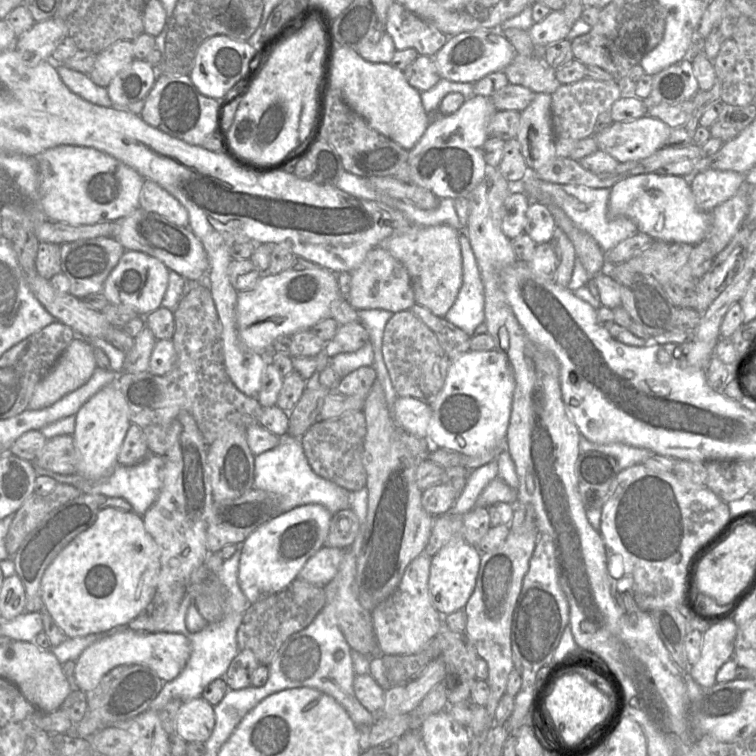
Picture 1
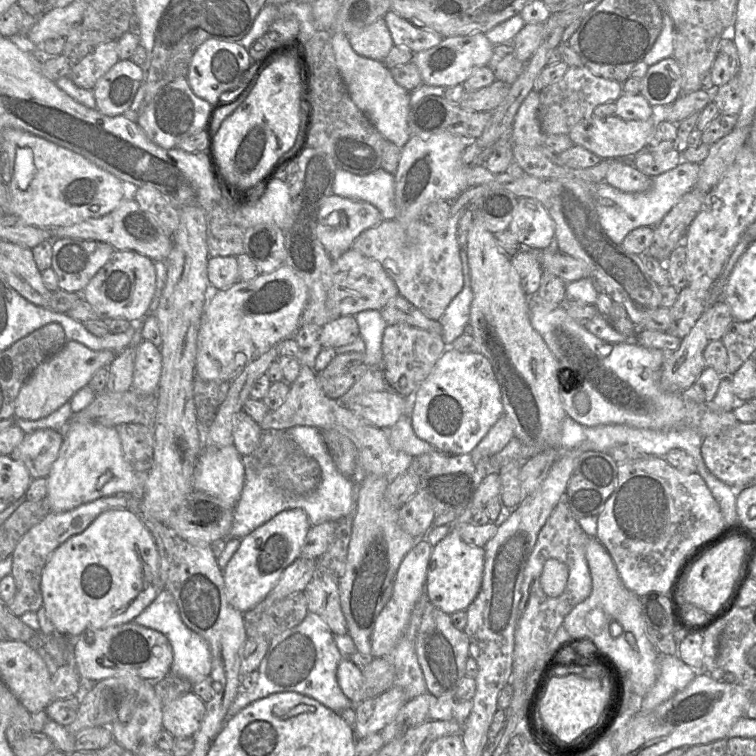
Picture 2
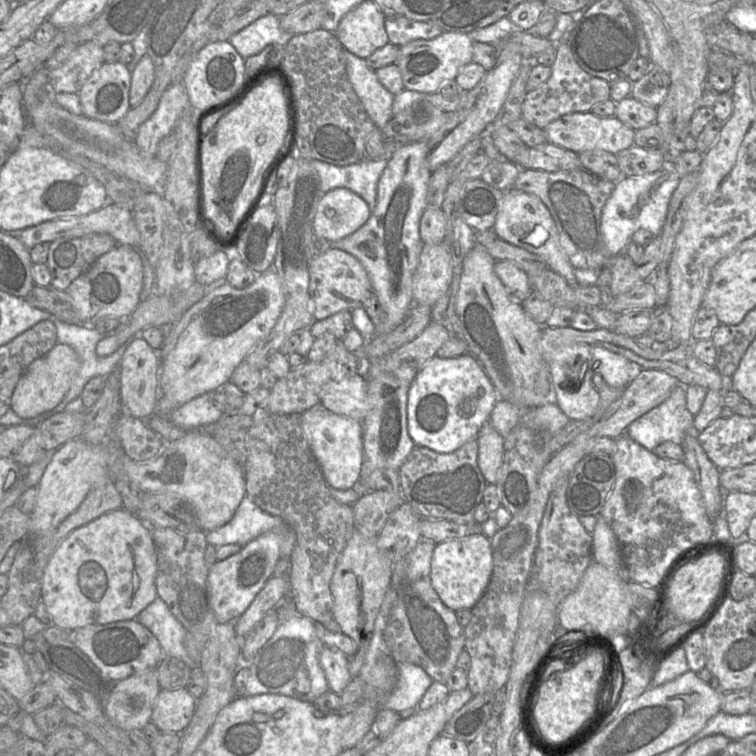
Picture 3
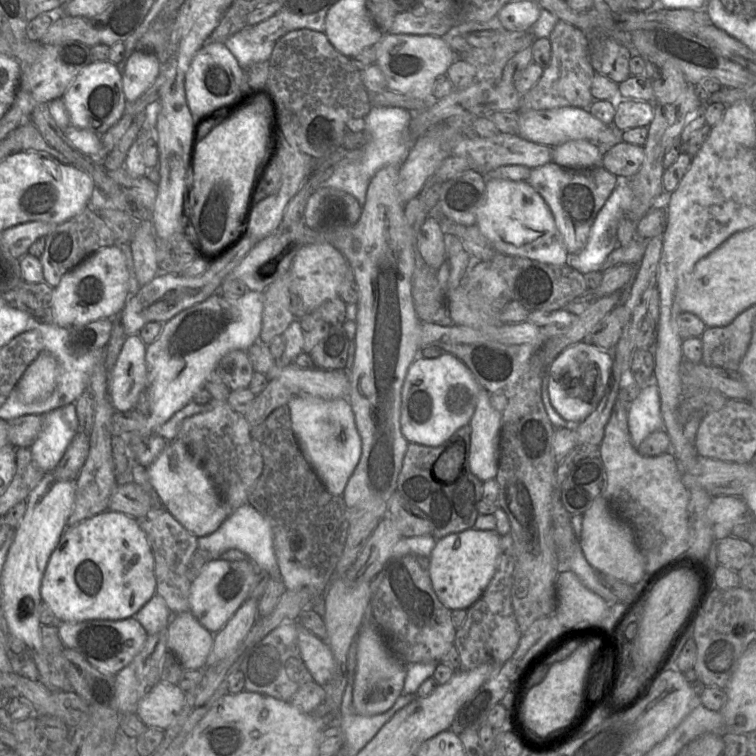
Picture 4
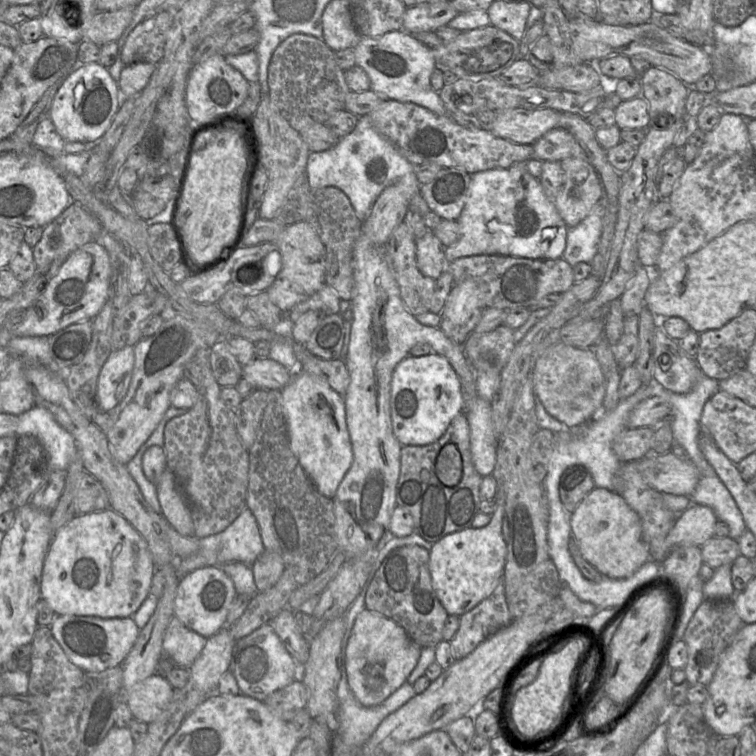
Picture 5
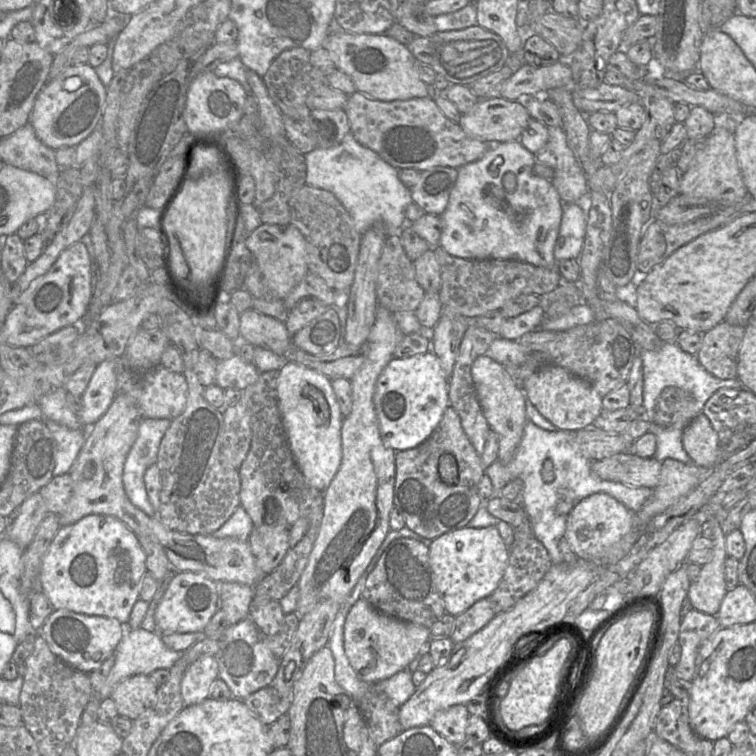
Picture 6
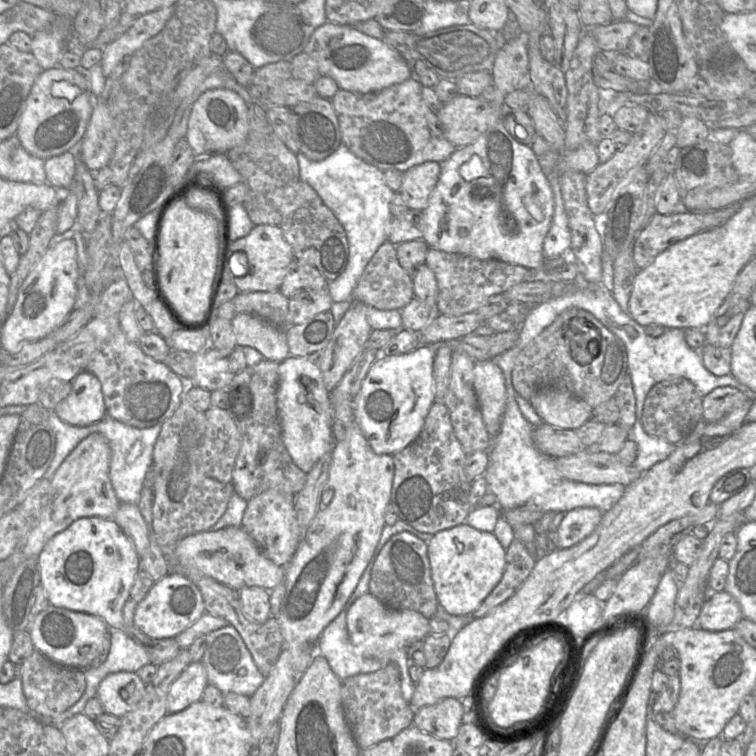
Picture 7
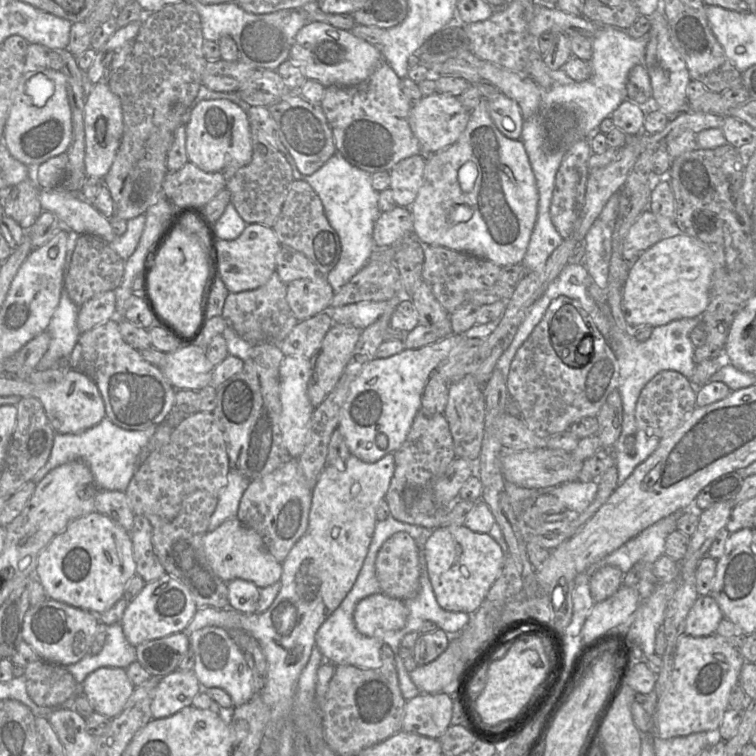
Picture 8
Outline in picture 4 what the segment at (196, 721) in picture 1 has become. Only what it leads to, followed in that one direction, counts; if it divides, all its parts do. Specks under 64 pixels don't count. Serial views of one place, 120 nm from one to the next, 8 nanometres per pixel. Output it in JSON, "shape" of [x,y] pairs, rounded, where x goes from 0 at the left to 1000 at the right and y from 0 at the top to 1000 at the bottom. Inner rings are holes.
{"shape":[[[210,901],[184,929],[181,947],[194,962],[222,964],[235,950],[246,917],[218,901]]]}

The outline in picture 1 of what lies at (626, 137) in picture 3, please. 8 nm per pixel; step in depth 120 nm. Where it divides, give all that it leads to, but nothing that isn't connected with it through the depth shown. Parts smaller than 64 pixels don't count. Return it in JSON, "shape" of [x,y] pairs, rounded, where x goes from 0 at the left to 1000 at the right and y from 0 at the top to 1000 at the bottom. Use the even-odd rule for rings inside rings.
{"shape":[[[854,152],[835,161],[811,161],[783,181],[792,200],[825,216],[856,209],[878,196],[888,171],[876,160]]]}

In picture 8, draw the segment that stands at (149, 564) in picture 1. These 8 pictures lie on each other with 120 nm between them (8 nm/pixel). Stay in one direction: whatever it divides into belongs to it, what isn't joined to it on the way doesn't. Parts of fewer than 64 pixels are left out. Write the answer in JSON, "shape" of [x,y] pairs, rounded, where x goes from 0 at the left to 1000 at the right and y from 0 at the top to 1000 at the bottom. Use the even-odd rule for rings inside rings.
{"shape":[[[127,676],[97,688],[73,709],[52,733],[46,753],[46,763],[53,769],[66,792],[124,812],[140,810],[157,795],[164,787],[169,770],[179,759],[180,745],[171,704]]]}

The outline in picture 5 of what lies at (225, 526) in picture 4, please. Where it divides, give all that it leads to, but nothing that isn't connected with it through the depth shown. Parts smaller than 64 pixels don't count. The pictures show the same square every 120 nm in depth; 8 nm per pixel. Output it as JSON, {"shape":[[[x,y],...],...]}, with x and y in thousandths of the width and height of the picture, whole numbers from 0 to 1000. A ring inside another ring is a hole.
{"shape":[[[324,671],[317,681],[295,702],[263,712],[263,726],[261,730],[245,738],[235,738],[228,743],[234,762],[242,762],[261,751],[274,749],[290,749],[302,743],[321,743],[333,747],[336,742],[351,729],[344,708],[340,688],[333,676]]]}

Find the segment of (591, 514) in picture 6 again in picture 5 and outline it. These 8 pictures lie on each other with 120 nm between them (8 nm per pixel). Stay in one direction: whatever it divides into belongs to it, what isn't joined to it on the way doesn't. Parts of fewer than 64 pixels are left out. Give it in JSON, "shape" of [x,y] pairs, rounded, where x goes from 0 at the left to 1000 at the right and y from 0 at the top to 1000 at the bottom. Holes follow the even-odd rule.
{"shape":[[[786,646],[755,680],[754,696],[770,737],[799,763],[831,765],[860,739],[847,684],[815,651]]]}

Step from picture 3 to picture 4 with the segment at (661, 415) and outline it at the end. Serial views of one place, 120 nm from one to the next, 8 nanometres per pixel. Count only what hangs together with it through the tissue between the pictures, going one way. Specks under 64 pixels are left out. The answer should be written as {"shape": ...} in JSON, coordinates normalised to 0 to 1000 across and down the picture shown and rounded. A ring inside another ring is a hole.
{"shape":[[[865,504],[852,509],[831,538],[831,569],[837,590],[843,591],[862,571],[878,569],[872,513]]]}

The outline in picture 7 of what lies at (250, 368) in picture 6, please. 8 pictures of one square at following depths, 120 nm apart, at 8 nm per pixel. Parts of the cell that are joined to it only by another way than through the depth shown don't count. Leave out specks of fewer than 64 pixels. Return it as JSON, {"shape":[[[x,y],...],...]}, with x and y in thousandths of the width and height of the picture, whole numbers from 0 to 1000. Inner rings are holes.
{"shape":[[[284,462],[258,467],[253,508],[278,519],[302,511],[311,495],[303,487],[300,472]]]}

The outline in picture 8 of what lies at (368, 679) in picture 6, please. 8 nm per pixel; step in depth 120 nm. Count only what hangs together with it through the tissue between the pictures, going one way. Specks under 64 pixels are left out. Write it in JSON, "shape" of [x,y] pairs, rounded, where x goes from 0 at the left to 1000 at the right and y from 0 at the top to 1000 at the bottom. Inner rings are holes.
{"shape":[[[507,784],[479,792],[471,800],[467,812],[472,833],[487,843],[532,832],[538,816],[540,806],[533,795],[513,790]]]}

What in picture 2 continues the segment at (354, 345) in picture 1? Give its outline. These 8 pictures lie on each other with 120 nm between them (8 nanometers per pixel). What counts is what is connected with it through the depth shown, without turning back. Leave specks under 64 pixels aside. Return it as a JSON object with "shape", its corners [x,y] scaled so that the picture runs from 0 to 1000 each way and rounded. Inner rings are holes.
{"shape":[[[459,417],[426,431],[422,451],[427,459],[447,460],[468,452],[475,446],[476,438],[470,418]]]}

